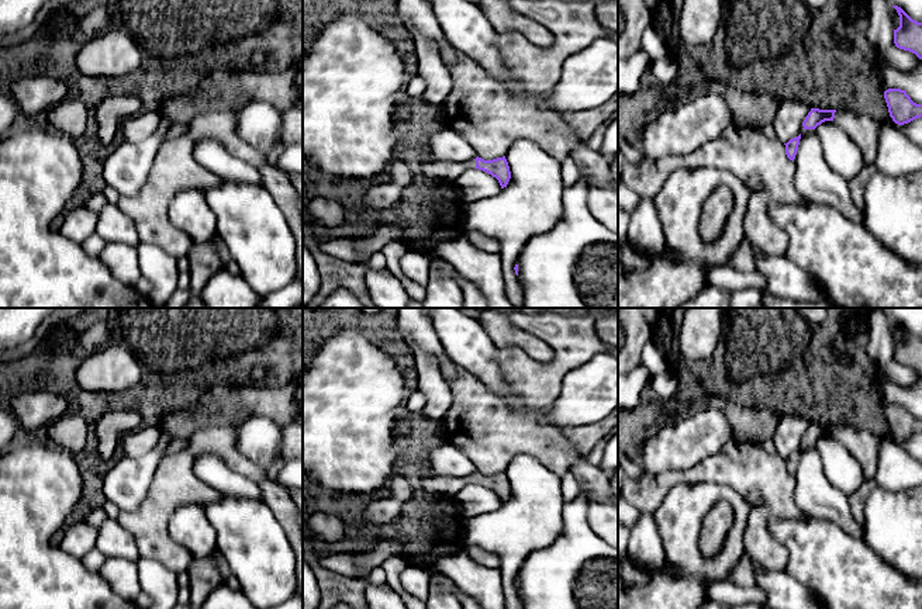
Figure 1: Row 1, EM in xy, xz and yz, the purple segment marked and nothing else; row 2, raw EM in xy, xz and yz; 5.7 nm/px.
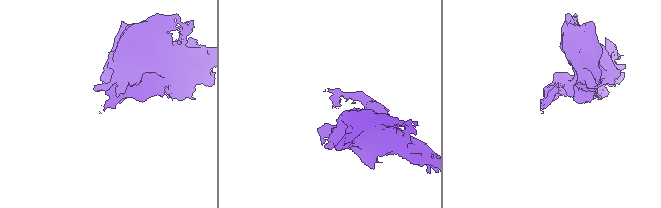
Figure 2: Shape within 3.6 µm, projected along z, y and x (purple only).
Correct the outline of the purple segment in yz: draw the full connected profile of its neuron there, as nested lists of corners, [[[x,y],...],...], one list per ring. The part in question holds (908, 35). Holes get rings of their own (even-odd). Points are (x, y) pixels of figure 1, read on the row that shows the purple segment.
[[[892,7],[899,15],[899,27],[894,30],[895,46],[909,51],[922,59],[922,23],[912,20],[901,7]]]

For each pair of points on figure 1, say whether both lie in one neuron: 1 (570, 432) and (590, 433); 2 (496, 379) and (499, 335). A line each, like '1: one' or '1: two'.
1: one
2: two

